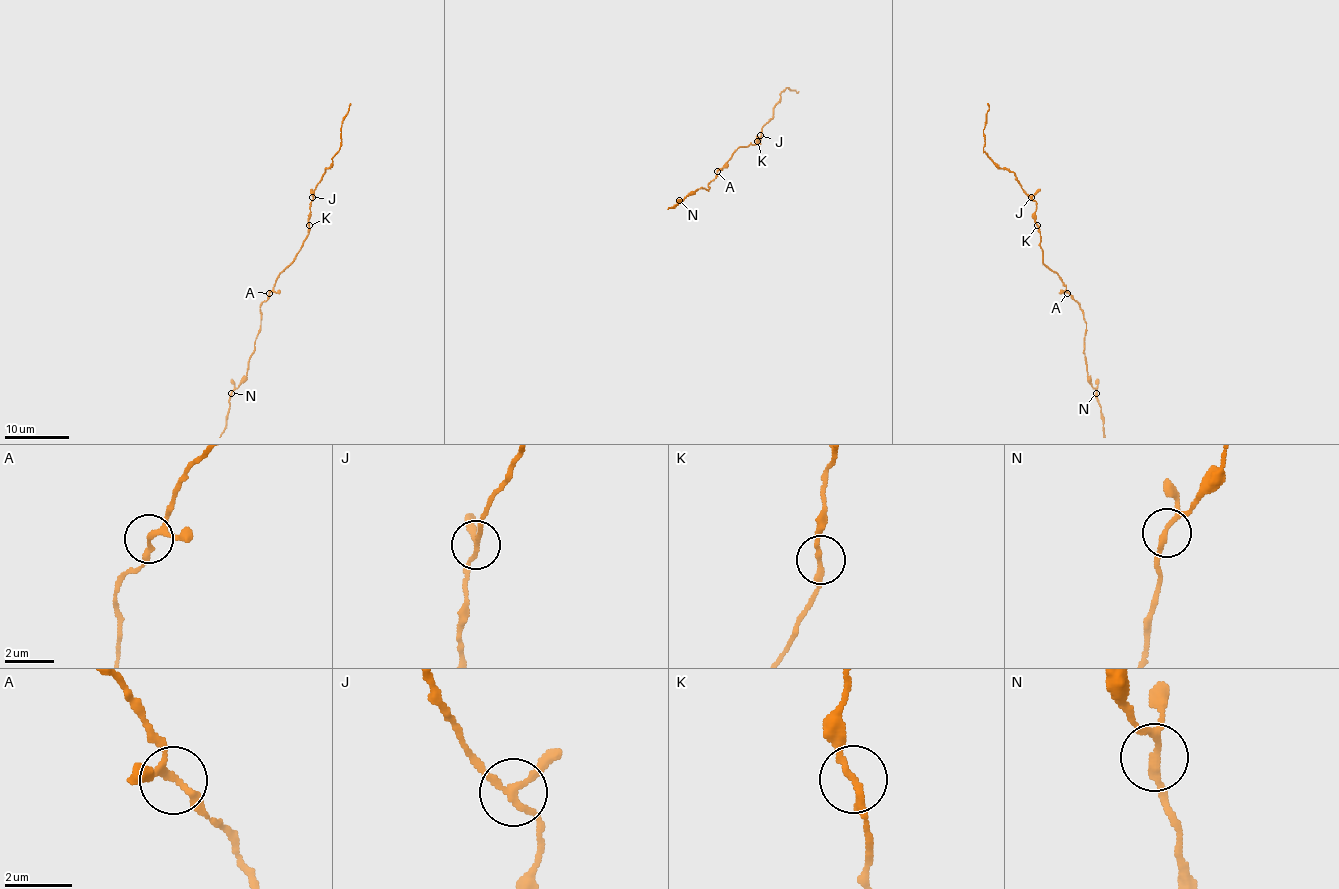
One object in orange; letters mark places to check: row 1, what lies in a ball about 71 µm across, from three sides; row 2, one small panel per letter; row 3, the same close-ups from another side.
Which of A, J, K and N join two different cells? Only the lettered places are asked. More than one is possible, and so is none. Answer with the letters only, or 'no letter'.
no letter

